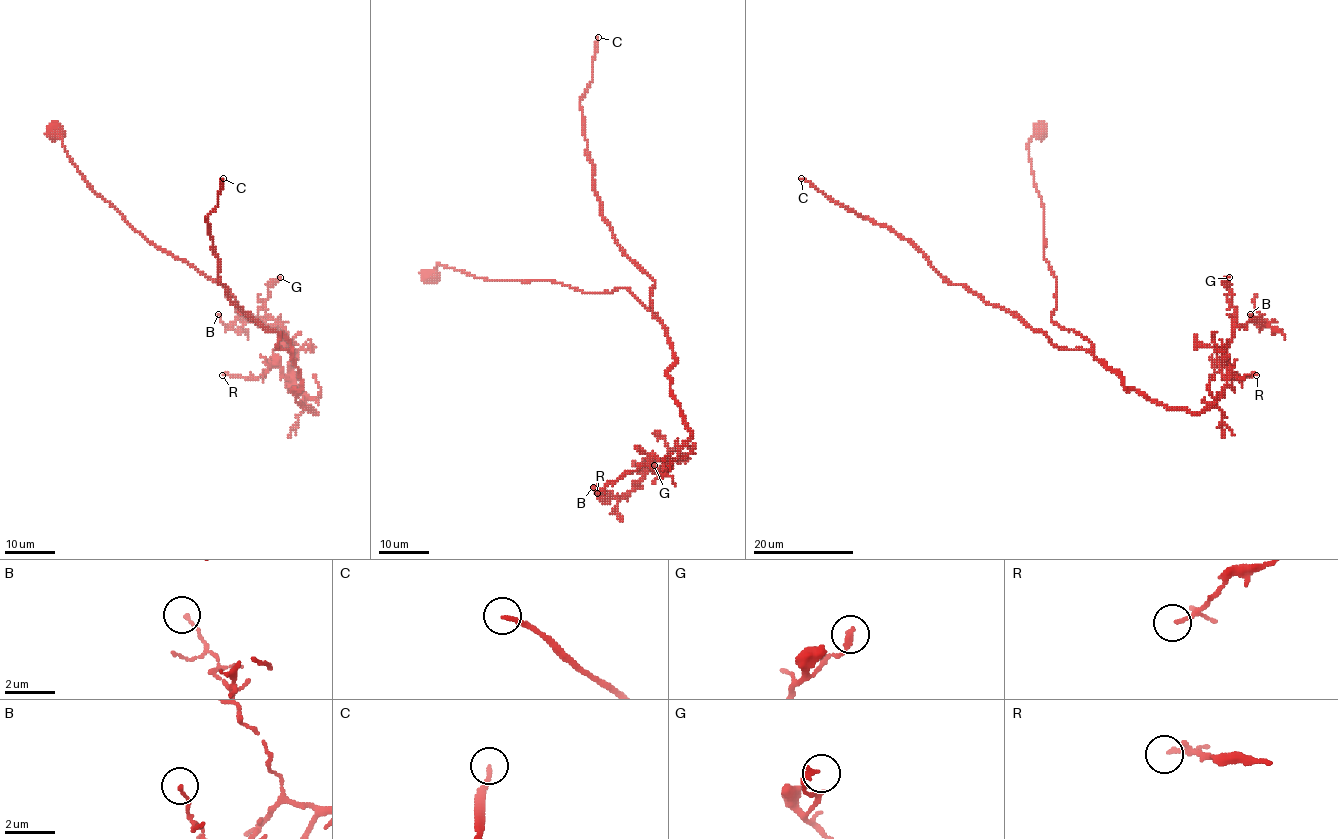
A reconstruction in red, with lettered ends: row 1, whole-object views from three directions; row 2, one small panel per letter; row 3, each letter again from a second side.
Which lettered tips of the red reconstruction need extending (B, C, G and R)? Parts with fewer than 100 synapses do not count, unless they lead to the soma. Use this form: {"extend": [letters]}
{"extend": ["C"]}

